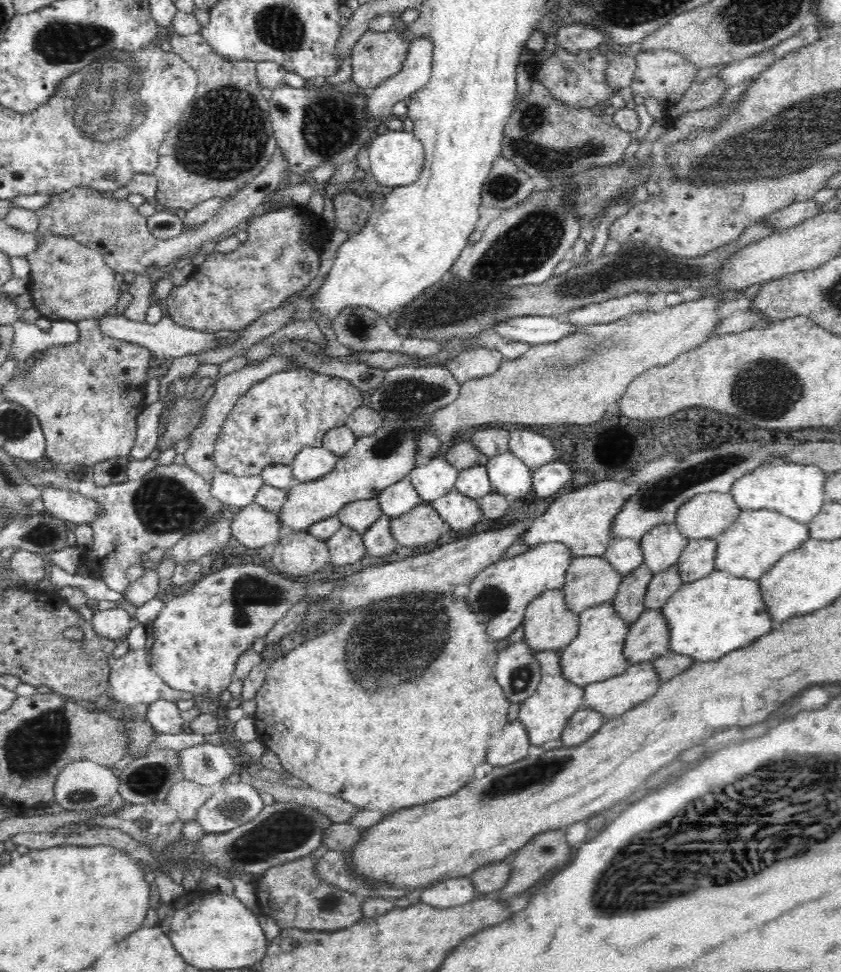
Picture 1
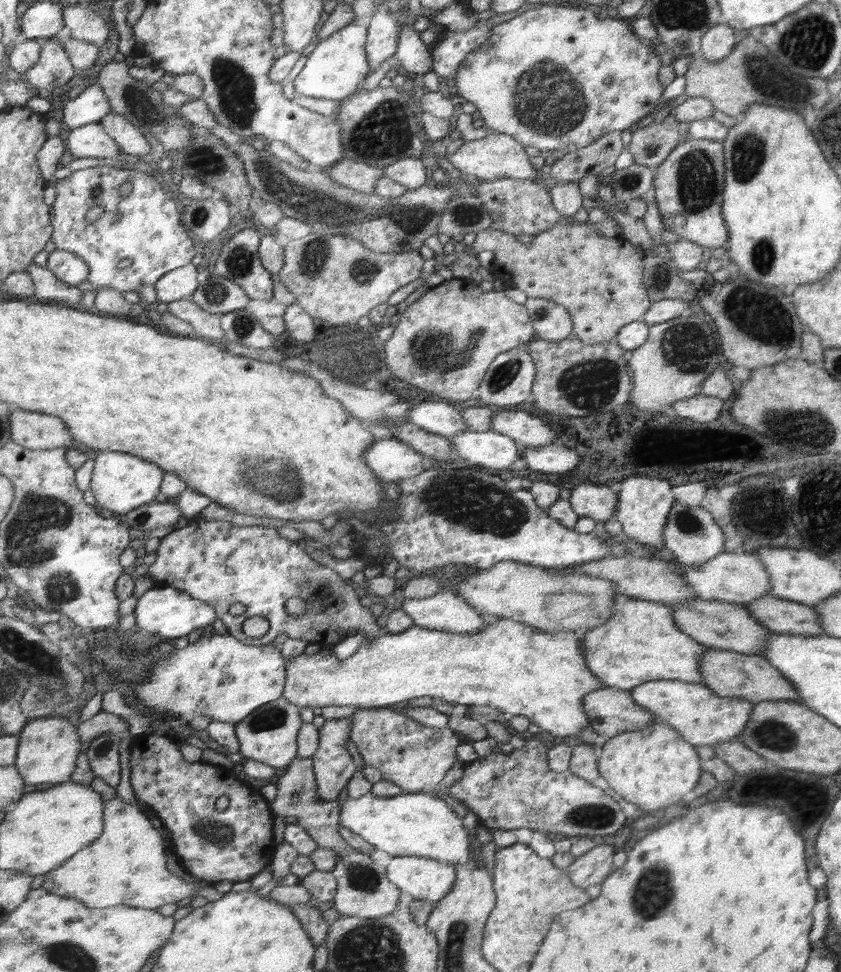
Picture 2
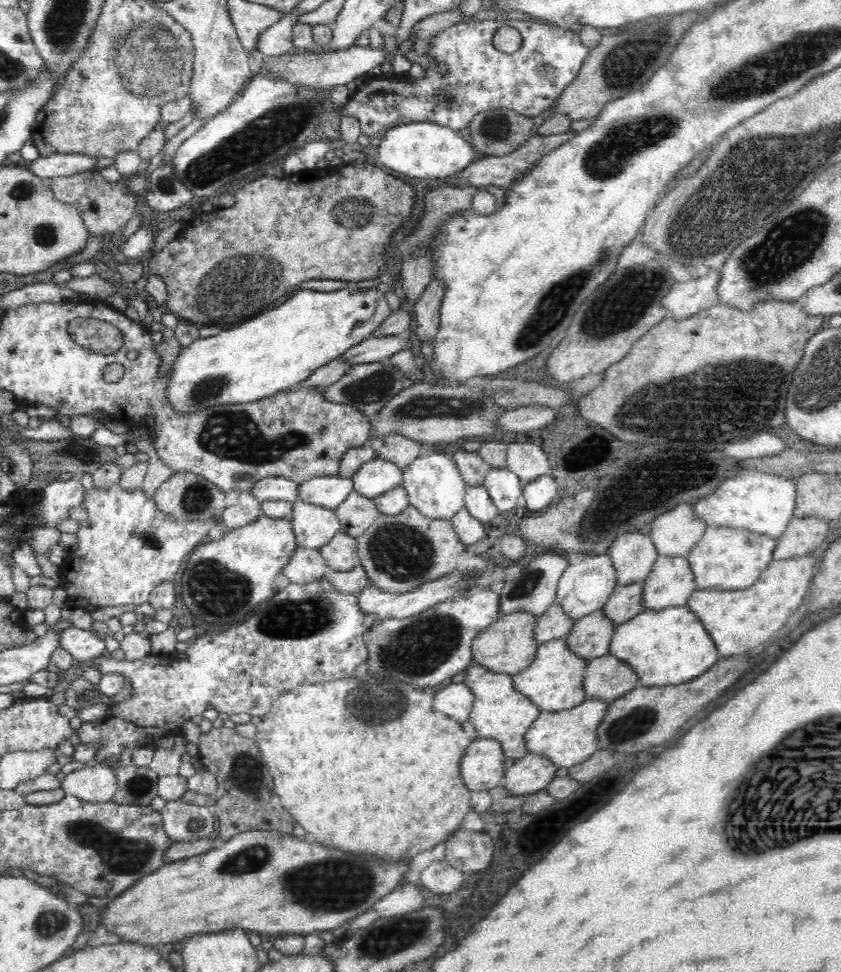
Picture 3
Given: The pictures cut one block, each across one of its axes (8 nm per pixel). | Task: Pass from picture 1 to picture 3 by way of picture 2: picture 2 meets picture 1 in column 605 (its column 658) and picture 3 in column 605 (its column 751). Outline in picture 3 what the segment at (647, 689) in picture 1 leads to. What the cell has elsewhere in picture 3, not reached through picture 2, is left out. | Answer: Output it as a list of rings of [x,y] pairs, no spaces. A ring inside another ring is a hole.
[[[586,699],[575,708],[557,712],[542,712],[524,736],[529,753],[540,753],[556,763],[556,767],[571,767],[584,762],[598,750],[599,740],[596,737],[596,728],[604,720],[608,711],[608,702]]]

